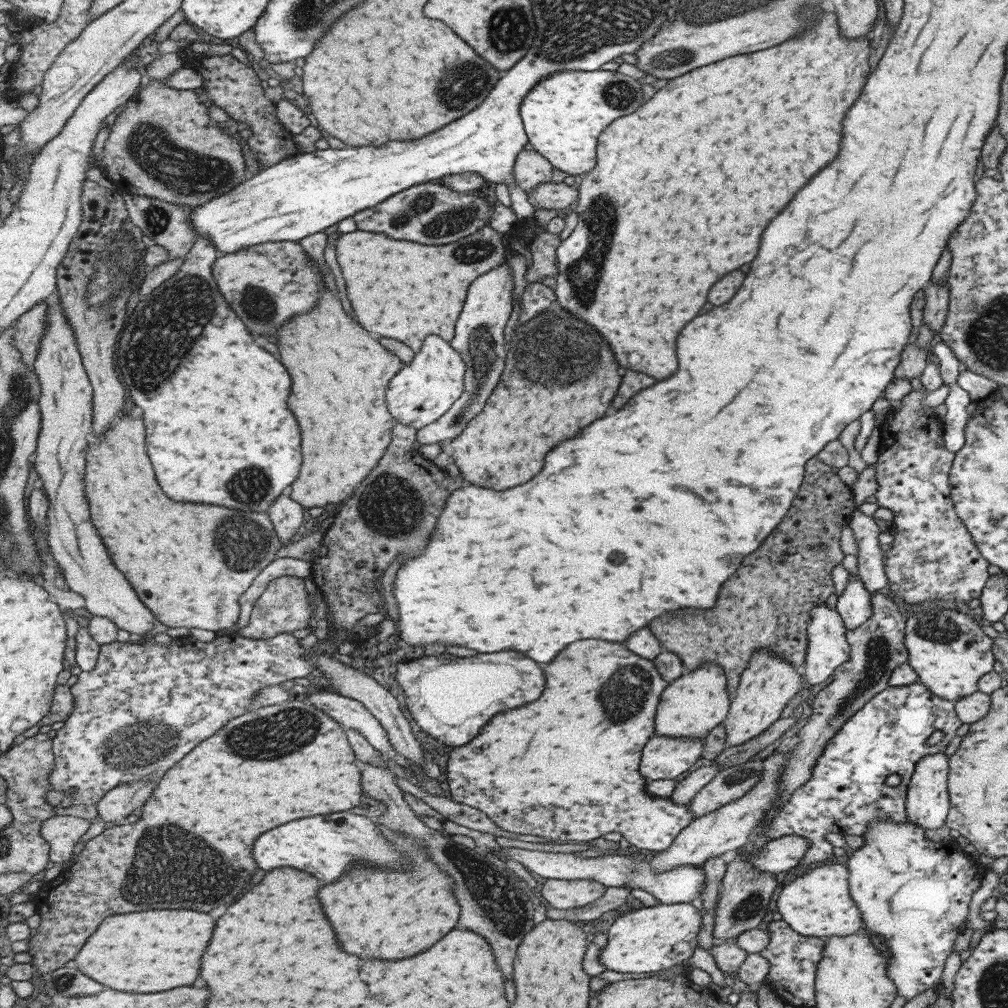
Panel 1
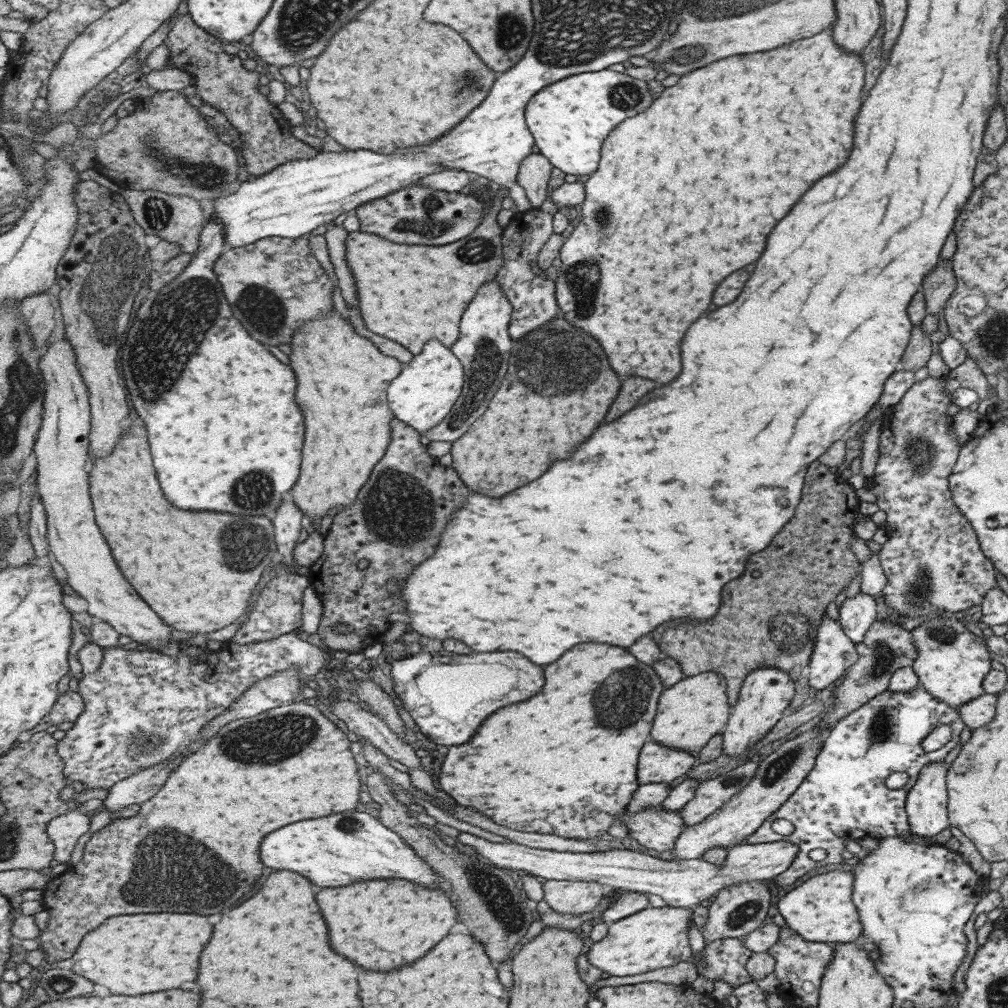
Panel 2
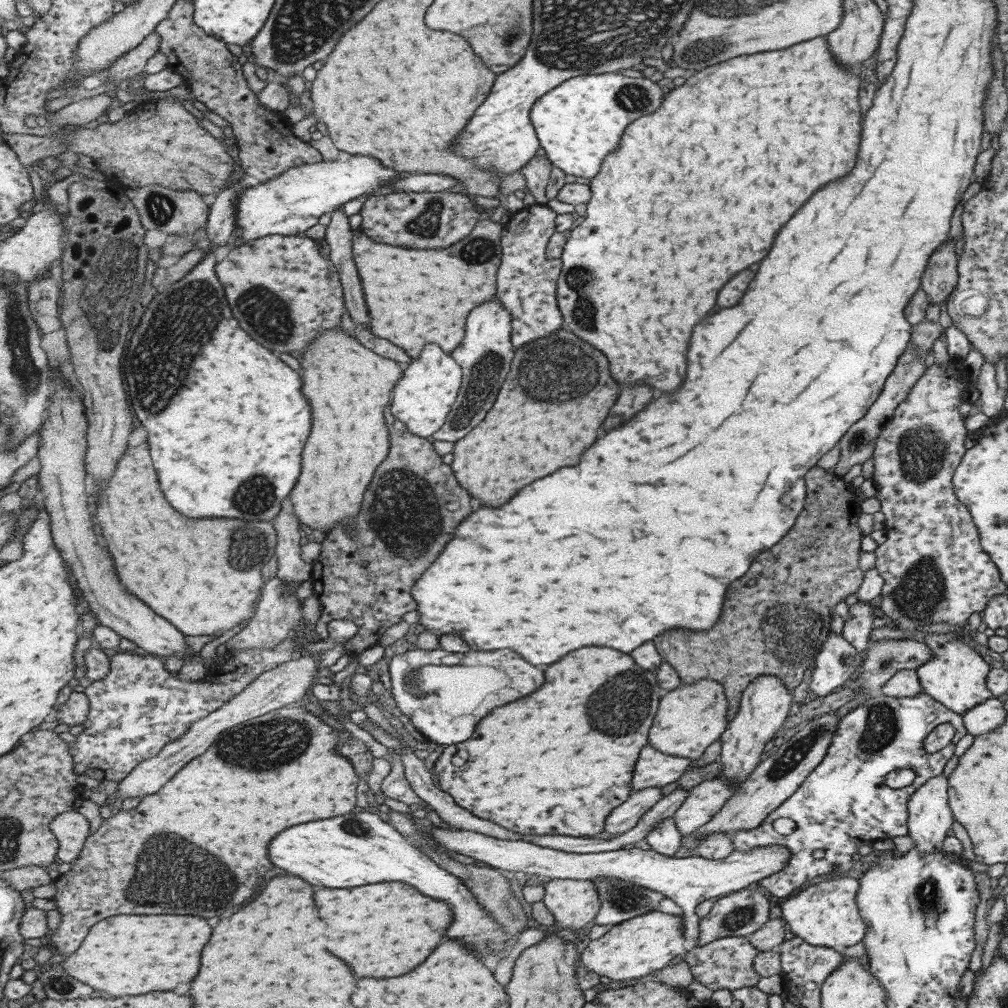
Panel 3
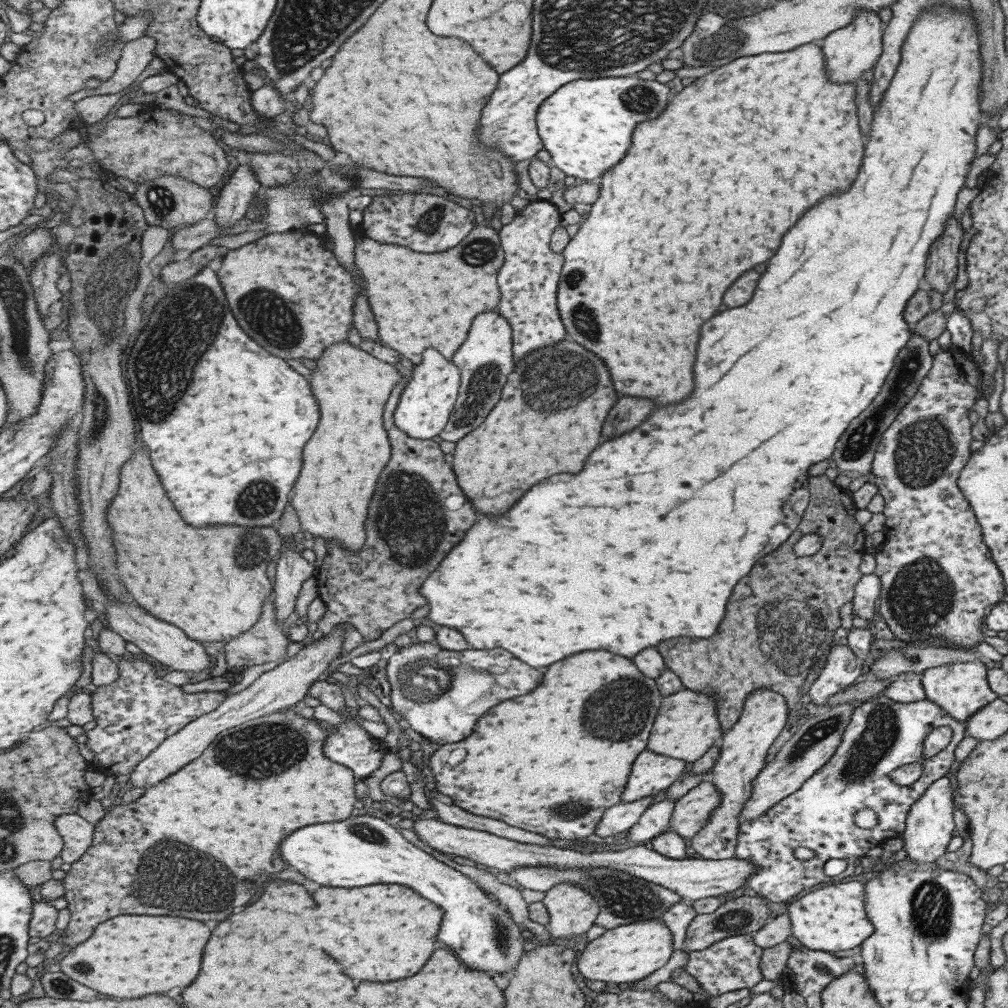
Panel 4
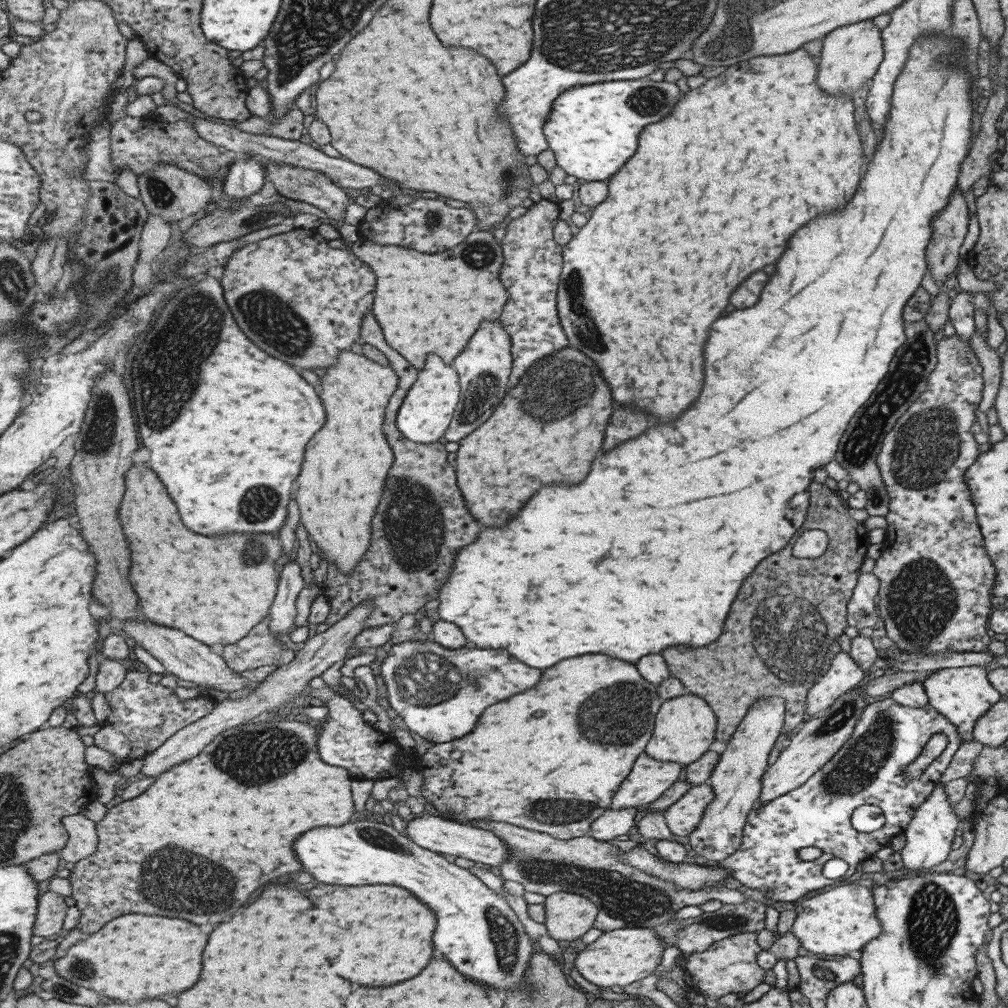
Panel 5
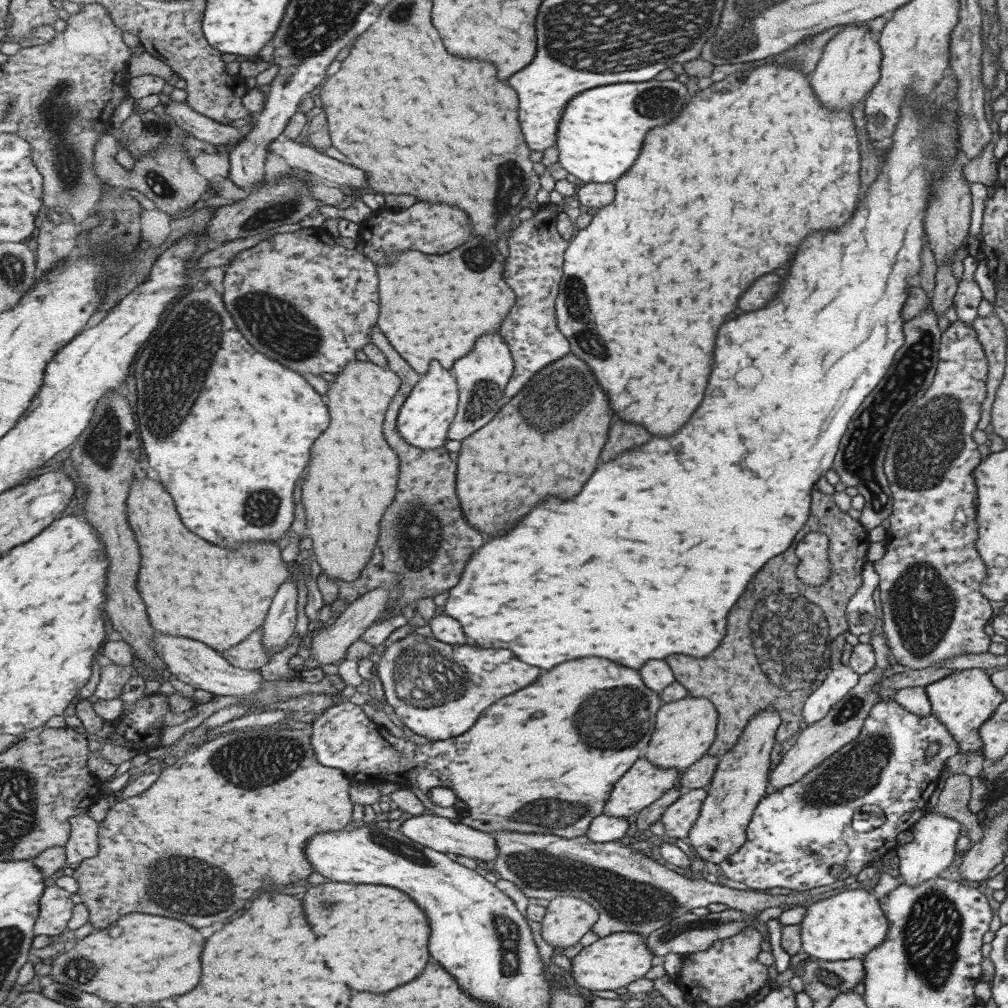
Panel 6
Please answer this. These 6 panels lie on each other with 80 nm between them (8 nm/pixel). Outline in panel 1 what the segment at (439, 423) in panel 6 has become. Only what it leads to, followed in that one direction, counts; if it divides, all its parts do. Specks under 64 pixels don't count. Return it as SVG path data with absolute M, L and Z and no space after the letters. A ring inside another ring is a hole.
M431 334L425 340L423 350L416 353L415 358L392 378L388 386L387 395L392 415L401 424L412 426L417 430L432 425L460 400L465 392L467 373L468 364L464 361L464 356L441 336Z

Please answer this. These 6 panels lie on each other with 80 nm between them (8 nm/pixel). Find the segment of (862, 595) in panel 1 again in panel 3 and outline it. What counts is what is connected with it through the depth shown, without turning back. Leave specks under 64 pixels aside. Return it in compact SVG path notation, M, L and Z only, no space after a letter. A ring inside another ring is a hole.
M855 602L848 607L849 618L844 619L841 629L842 637L849 642L857 652L863 654L871 634L873 614L871 606L865 602Z

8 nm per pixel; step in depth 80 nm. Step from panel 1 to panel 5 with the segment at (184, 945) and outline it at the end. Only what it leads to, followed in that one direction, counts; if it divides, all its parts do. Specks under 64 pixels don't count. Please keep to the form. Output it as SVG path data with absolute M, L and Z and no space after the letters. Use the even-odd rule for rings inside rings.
M127 914L109 922L109 926L103 926L103 930L89 940L73 944L66 950L66 955L55 961L55 970L79 986L121 1002L159 998L171 992L185 992L199 982L207 940L209 936L201 926L181 918ZM85 964L89 970L87 980Z

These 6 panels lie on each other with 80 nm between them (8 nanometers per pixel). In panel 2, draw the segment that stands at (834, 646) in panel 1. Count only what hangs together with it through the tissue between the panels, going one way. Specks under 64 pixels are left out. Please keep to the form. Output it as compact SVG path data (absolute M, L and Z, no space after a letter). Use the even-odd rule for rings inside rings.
M823 615L817 625L813 650L806 664L807 668L809 668L809 672L807 672L808 685L815 690L821 690L825 686L833 684L835 680L845 676L845 672L849 670L849 666L857 660L857 657L858 654L854 644L845 636L838 620L833 620L827 615Z

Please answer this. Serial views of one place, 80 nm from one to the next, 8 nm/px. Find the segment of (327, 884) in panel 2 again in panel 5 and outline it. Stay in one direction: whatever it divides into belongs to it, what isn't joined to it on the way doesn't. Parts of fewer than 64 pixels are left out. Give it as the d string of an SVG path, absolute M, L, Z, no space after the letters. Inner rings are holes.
M359 820L348 822L343 826L325 826L325 828L313 828L295 842L295 852L301 864L305 866L305 872L313 874L319 882L325 884L341 884L341 886L367 886L367 884L395 884L405 886L413 894L417 894L427 906L433 906L437 914L441 914L441 922L437 926L437 950L445 954L457 970L469 976L474 981L489 982L489 986L497 986L497 989L505 991L530 991L528 982L524 982L524 970L528 969L528 960L531 954L529 938L525 936L523 926L515 918L513 910L505 904L503 898L497 893L485 888L477 876L469 869L461 868L454 864L451 857L437 851L419 846L409 836L403 836L393 826L383 822Z

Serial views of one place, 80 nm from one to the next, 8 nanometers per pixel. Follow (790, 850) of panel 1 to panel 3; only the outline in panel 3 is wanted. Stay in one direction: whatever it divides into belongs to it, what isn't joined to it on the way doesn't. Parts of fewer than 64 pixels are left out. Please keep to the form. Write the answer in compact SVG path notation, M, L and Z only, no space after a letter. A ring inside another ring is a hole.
M434 827L429 832L431 838L449 853L461 853L483 862L487 867L499 870L509 870L518 876L535 874L549 879L596 880L596 878L618 878L638 886L644 886L653 892L669 898L681 908L684 914L684 938L696 944L698 939L697 920L694 907L703 900L729 894L747 886L751 886L762 878L785 868L790 857L788 848L779 845L758 846L746 851L733 850L729 856L719 860L707 860L694 854L665 856L654 850L642 850L638 847L617 849L600 853L575 854L537 846L521 840L504 841L477 831L449 827L443 829Z

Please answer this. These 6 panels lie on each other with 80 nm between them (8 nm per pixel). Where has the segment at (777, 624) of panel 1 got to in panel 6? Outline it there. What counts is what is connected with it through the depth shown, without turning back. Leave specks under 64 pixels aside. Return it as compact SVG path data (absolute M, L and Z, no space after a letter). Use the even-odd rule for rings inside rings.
M813 487L810 492L810 509L808 514L808 519L805 521L805 524L801 527L801 530L797 531L797 534L793 537L792 545L788 547L785 552L777 554L777 556L769 562L765 562L765 566L749 580L749 586L745 588L745 592L741 594L741 598L733 604L733 608L729 610L729 616L727 616L727 626L725 626L725 636L721 638L721 644L717 646L717 650L713 650L709 656L705 658L687 658L683 654L671 654L669 658L665 658L665 662L669 664L673 676L675 676L674 681L679 685L684 686L685 690L688 692L689 696L692 697L703 697L707 700L711 700L711 704L715 706L717 710L717 726L714 741L710 744L710 747L707 749L707 755L713 755L714 757L720 757L722 754L725 754L735 743L740 736L740 732L743 730L744 726L747 724L747 721L751 718L752 714L755 714L761 709L775 709L778 712L780 718L780 725L776 728L775 731L775 742L783 743L784 745L790 743L792 739L797 735L797 732L803 726L802 720L802 706L804 705L804 700L807 698L807 695L815 690L821 682L825 680L825 676L829 672L833 671L831 669L831 660L837 660L837 656L833 656L835 648L833 648L833 642L841 636L841 634L846 635L848 633L848 626L846 623L845 610L846 605L853 593L860 588L861 586L861 572L866 562L866 551L870 542L867 539L868 531L866 531L861 523L858 520L851 519L846 512L842 512L837 509L837 505L833 502L833 497L830 494L821 493L817 487ZM810 532L822 532L828 538L828 562L830 565L830 573L828 579L820 584L819 586L808 585L799 581L799 578L795 576L795 567L798 565L798 559L795 557L795 546L801 542L803 536Z

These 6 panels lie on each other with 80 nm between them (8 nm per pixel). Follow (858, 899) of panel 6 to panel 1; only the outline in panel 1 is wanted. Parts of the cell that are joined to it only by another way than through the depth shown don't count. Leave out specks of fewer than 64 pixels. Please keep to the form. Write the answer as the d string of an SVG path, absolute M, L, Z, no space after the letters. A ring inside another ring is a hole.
M824 864L809 867L785 884L775 902L777 912L791 930L804 937L827 938L853 934L863 921L853 899L850 897L847 882L848 872L842 864Z

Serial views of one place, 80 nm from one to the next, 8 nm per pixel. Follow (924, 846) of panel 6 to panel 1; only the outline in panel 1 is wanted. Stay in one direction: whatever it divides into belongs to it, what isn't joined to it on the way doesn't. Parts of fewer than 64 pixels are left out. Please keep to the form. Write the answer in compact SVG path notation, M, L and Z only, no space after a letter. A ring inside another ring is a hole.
M945 753L930 754L915 762L909 784L906 788L905 816L906 820L923 827L924 830L939 828L946 820L949 803L946 791L948 775L948 756Z

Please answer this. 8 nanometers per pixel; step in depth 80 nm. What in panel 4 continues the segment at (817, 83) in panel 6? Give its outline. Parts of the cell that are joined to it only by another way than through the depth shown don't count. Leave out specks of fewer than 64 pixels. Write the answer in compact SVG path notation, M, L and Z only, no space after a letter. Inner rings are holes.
M859 9L849 24L822 38L820 47L824 56L825 76L832 83L853 83L863 72L873 68L877 57L881 54L882 29L883 23L877 13Z

